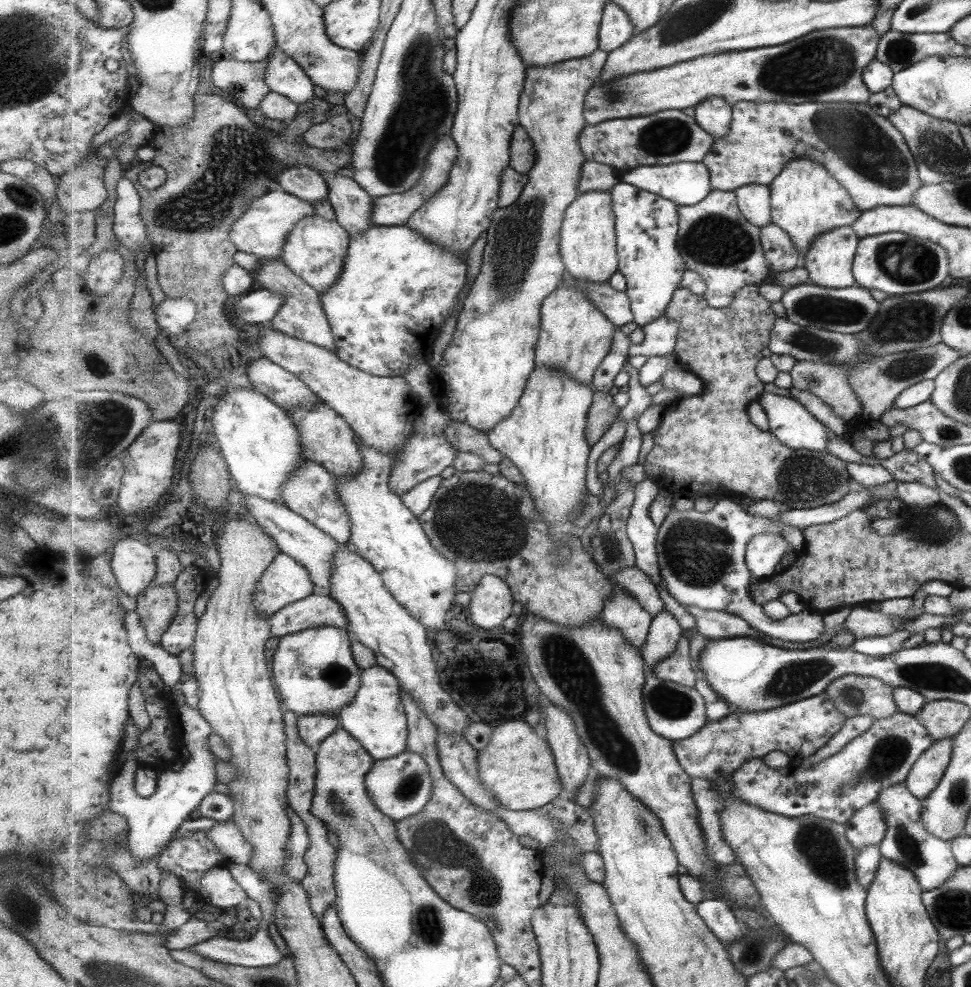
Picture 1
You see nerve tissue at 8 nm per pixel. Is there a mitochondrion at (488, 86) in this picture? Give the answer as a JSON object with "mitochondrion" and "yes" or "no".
{"mitochondrion":"no"}

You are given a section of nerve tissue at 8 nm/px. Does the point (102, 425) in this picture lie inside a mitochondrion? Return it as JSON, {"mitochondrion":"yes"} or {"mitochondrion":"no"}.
{"mitochondrion":"yes"}

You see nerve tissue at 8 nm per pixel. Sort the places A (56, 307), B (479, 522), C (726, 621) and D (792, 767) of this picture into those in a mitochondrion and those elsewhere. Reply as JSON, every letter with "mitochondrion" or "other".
{"A":"other","B":"mitochondrion","C":"other","D":"other"}

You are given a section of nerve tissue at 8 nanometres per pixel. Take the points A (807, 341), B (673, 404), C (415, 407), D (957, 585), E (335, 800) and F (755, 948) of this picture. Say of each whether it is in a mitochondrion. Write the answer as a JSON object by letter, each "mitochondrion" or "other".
{"A":"mitochondrion","B":"other","C":"other","D":"other","E":"mitochondrion","F":"mitochondrion"}

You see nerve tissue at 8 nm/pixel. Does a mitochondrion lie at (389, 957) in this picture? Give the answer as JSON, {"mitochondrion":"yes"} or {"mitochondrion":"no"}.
{"mitochondrion":"no"}

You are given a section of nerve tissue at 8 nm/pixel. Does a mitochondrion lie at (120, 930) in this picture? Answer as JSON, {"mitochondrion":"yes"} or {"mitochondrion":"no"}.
{"mitochondrion":"no"}

